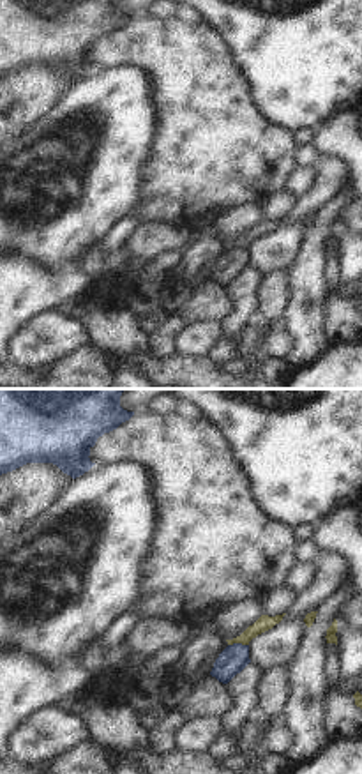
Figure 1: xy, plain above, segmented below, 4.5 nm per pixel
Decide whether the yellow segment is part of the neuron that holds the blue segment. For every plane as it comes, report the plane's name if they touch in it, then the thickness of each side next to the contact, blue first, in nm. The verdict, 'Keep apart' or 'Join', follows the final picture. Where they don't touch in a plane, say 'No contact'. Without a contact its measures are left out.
Touches blue in xy. Thickness 120 nm (blue) against 70 nm.

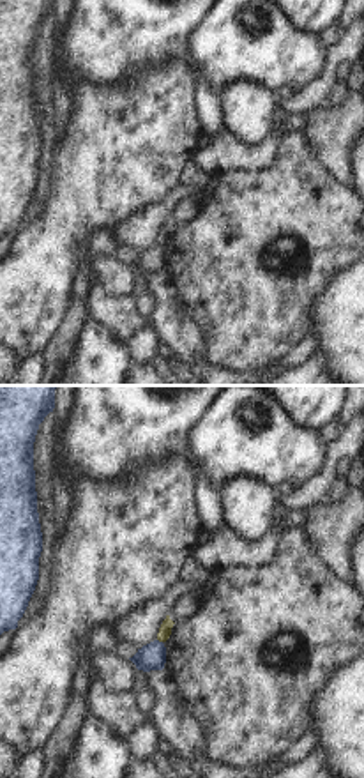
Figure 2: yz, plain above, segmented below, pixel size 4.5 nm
Touches blue in yz. Thickness 130 nm (blue) against 60 nm.

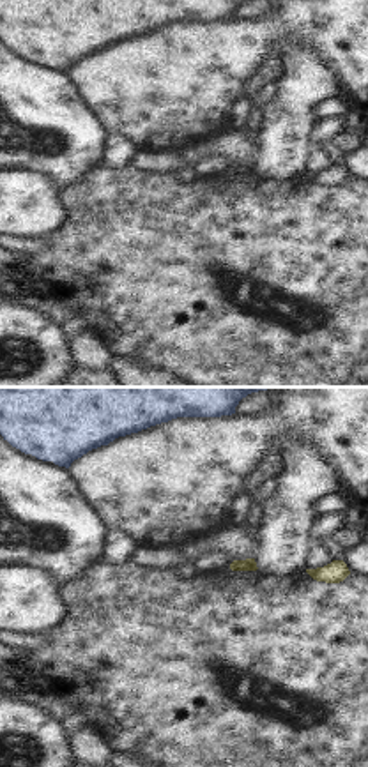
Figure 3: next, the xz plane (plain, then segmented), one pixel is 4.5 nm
No contact.

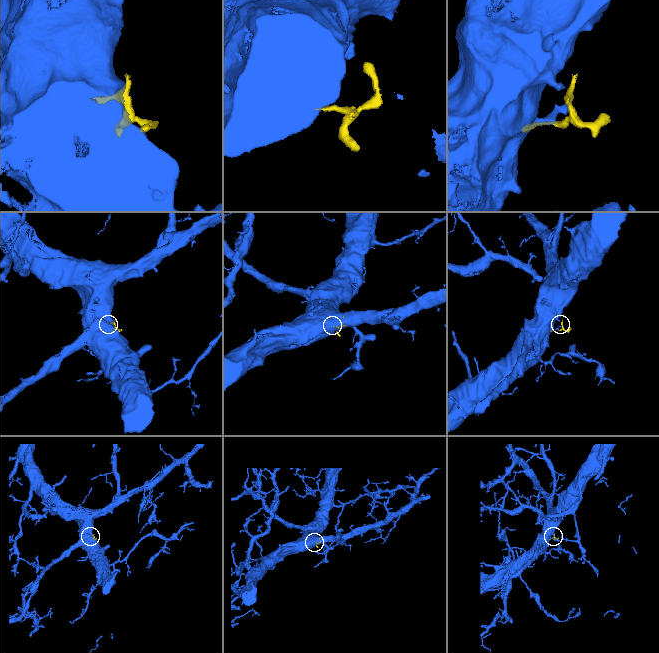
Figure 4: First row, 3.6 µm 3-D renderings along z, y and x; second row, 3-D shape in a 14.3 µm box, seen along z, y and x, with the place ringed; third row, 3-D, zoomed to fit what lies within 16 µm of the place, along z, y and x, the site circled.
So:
Keep apart.

